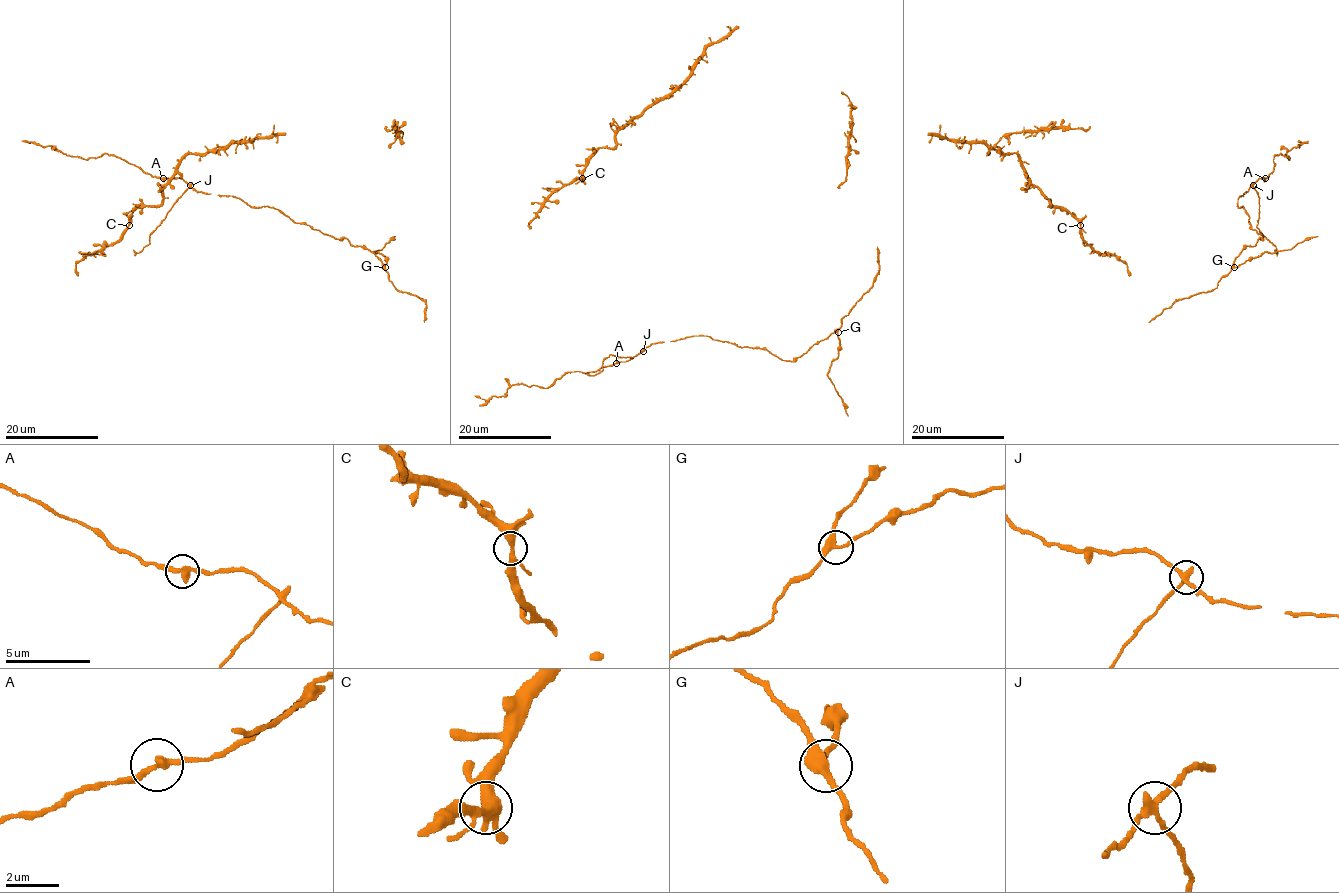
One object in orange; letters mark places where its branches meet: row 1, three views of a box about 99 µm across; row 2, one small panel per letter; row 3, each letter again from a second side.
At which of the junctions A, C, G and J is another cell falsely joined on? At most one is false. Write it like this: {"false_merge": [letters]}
{"false_merge": ["J"]}

